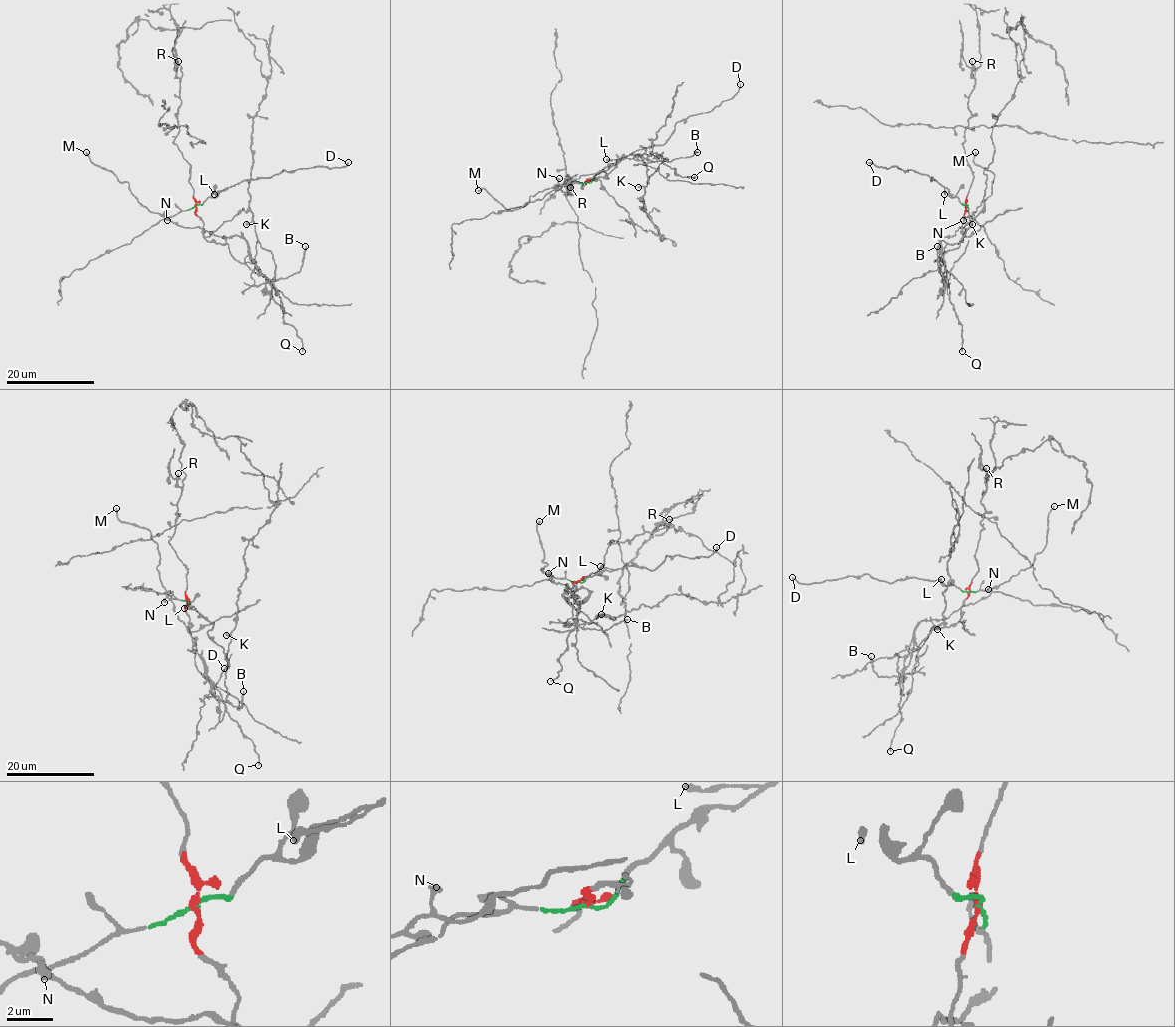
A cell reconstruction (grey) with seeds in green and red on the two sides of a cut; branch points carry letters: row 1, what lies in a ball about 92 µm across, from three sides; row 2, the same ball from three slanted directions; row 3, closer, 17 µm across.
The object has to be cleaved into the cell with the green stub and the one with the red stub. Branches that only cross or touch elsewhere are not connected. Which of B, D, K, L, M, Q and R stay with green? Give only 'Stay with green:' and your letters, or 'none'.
Stay with green: D, L

